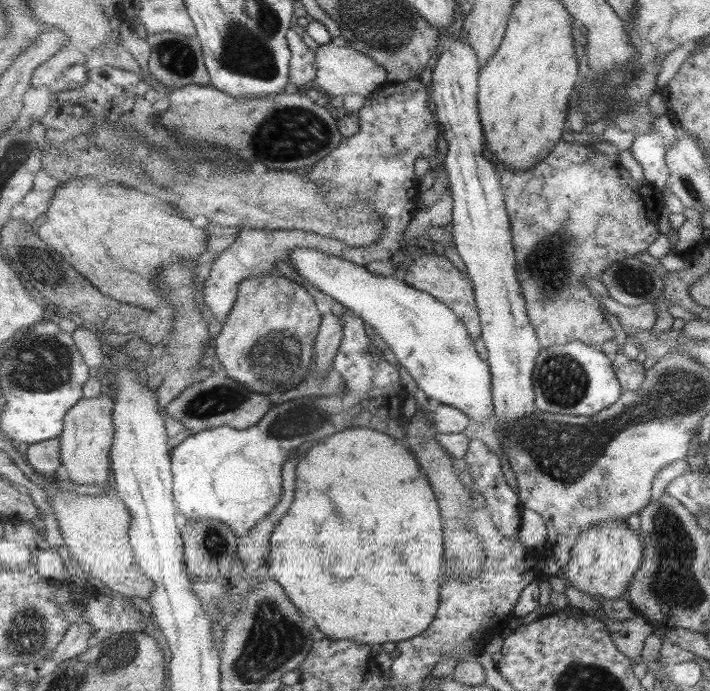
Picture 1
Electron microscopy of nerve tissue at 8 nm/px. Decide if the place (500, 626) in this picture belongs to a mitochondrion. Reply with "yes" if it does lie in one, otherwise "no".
no

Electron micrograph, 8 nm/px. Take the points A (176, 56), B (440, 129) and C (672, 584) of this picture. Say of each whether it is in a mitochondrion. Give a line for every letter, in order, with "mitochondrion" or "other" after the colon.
A: mitochondrion
B: other
C: mitochondrion

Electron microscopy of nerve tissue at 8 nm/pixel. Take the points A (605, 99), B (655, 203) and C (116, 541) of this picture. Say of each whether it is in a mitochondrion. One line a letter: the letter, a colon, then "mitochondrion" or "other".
A: mitochondrion
B: other
C: other

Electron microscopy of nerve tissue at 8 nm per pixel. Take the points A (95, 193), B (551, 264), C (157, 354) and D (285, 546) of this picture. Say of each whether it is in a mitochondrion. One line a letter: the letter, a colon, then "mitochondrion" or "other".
A: other
B: mitochondrion
C: other
D: other

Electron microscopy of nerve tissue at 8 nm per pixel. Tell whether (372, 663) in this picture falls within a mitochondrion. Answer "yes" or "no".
no

